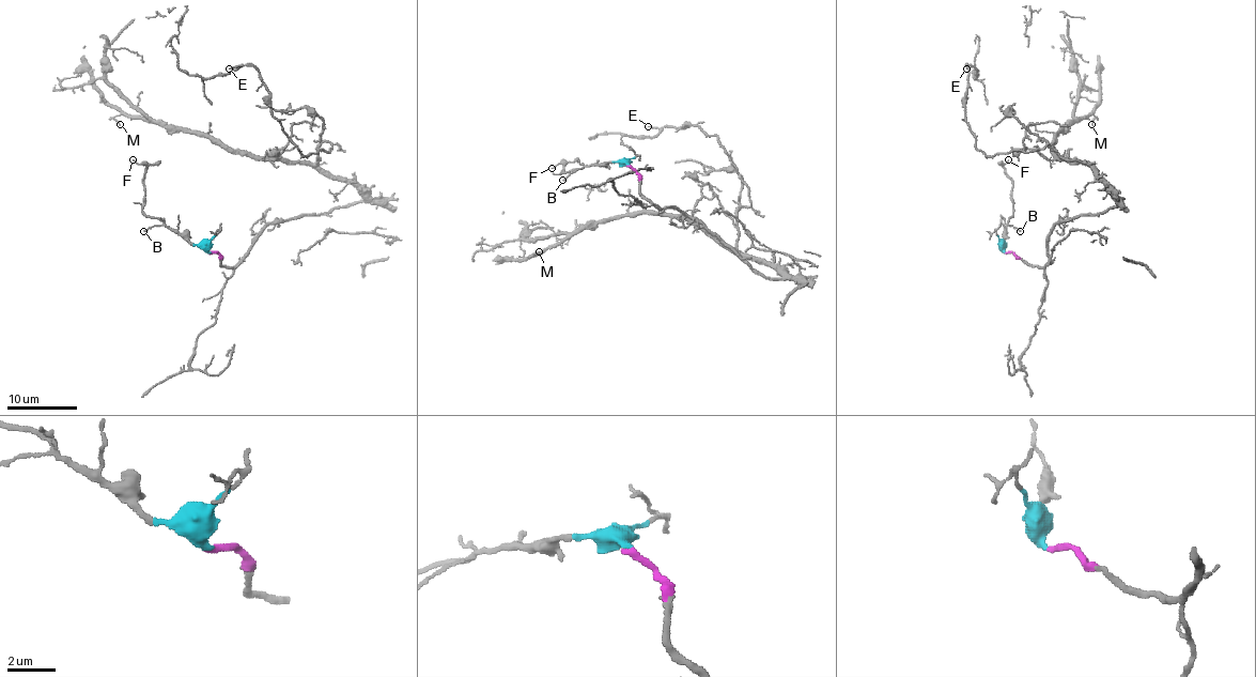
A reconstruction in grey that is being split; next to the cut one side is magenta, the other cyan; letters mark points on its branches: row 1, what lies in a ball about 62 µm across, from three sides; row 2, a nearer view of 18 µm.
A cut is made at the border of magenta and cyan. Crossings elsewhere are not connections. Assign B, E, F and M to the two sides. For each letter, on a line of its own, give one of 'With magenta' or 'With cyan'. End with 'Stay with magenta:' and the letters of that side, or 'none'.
B: With cyan
E: With magenta
F: With cyan
M: With magenta
Stay with magenta: E, M

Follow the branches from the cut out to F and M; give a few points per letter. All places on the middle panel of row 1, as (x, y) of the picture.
F: (629, 164), (609, 163), (562, 172), (564, 164), (552, 168)
M: (629, 166), (656, 208), (698, 218), (765, 277), (781, 276), (663, 215), (590, 221), (538, 251)

